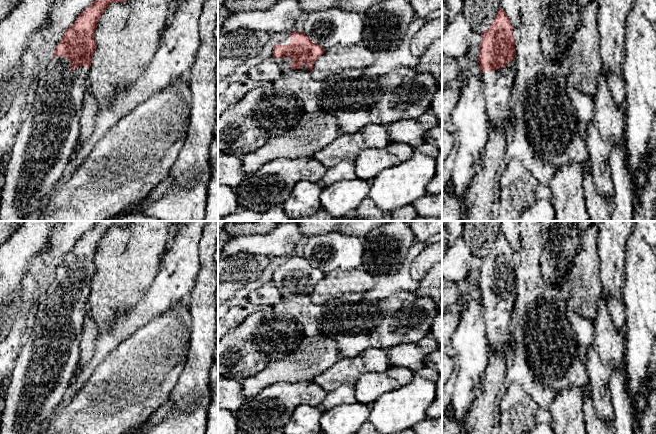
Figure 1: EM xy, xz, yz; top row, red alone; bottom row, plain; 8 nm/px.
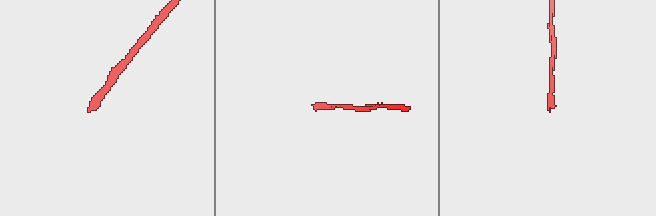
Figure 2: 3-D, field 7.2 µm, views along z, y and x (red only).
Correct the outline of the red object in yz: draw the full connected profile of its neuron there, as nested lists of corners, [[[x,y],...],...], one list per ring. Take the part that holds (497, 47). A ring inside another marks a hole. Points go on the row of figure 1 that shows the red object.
[[[500,8],[490,27],[481,33],[480,54],[477,59],[484,84],[485,112],[488,123],[502,128],[507,136],[516,126],[515,118],[517,117],[512,106],[517,63],[513,29],[509,17]]]

